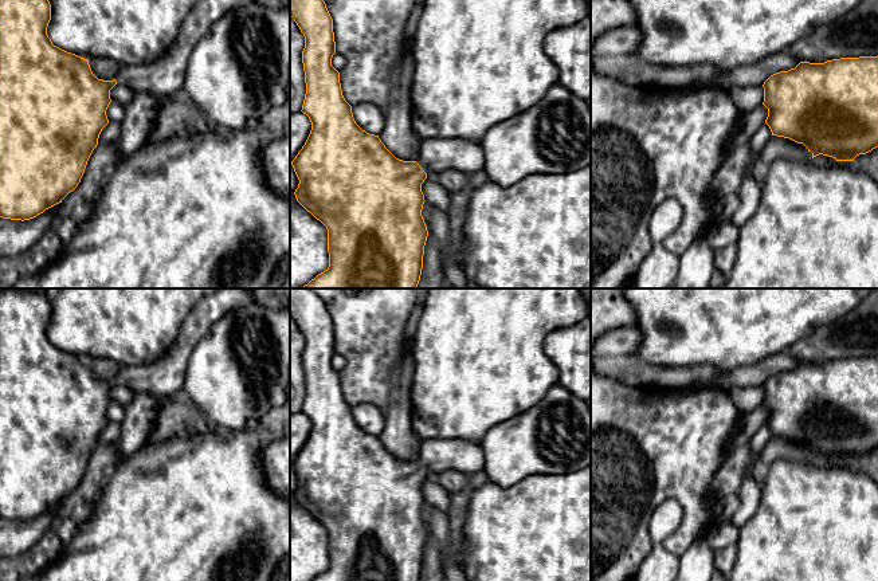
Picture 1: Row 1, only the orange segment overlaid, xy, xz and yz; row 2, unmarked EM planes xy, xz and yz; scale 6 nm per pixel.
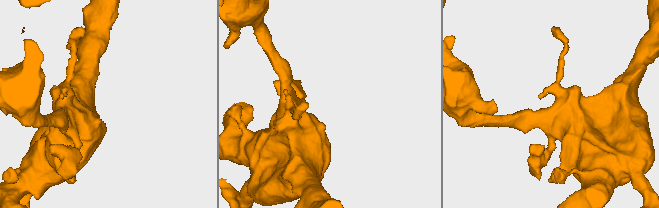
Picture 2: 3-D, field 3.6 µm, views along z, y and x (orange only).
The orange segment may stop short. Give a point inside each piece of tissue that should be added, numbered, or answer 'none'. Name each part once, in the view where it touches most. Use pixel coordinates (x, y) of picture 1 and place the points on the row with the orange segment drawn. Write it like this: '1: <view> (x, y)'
1: xz (435, 154)

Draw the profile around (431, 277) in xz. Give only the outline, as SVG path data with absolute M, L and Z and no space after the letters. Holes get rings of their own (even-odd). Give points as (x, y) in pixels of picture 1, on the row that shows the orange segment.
M424 201L422 216L427 225L428 236L424 246L422 275L416 288L442 288L444 280L440 264L440 248L428 225L430 212L431 205Z

